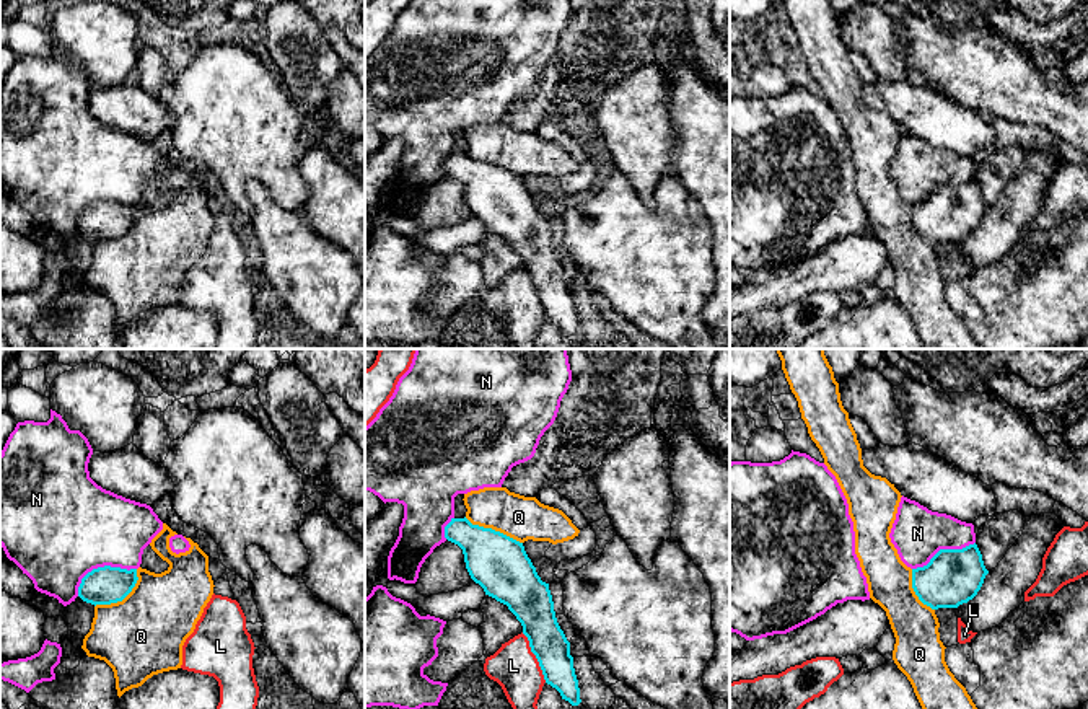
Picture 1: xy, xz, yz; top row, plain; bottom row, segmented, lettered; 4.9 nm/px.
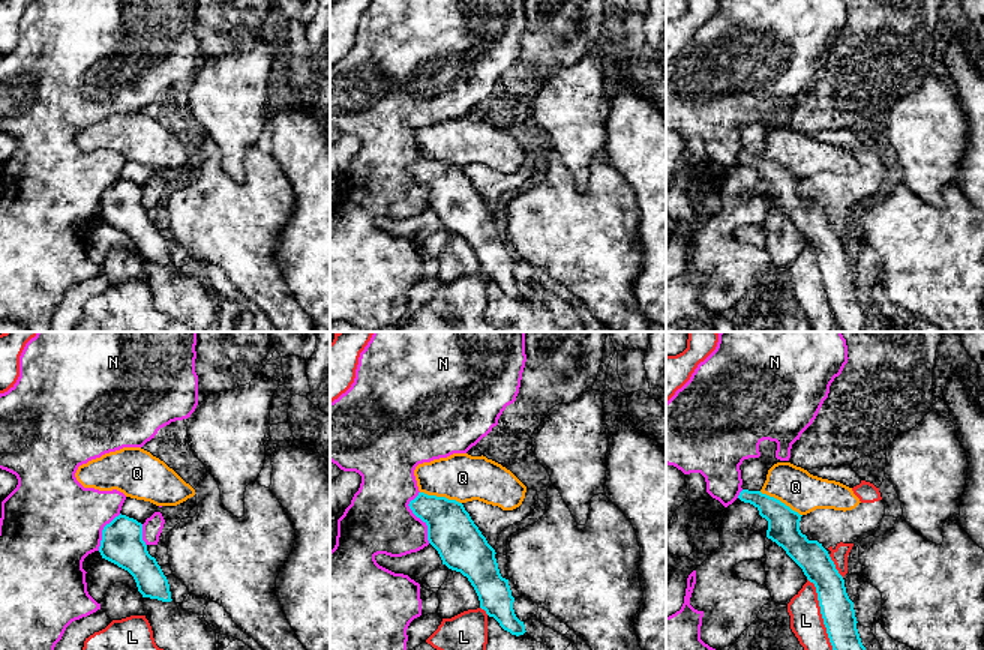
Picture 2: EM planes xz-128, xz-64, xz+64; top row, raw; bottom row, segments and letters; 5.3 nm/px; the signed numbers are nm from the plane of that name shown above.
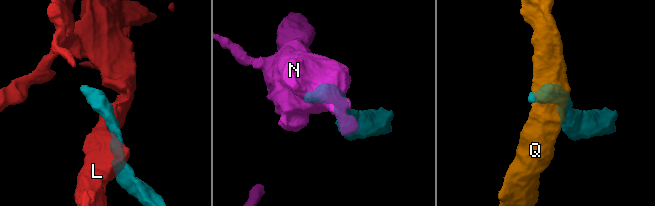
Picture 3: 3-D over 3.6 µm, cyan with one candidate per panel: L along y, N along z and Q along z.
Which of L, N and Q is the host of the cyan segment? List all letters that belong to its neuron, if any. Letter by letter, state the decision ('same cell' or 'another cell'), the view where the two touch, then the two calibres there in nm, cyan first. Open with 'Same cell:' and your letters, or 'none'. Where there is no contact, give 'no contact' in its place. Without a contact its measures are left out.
Same cell: none
L: another cell | xz | 200/220 nm
N: another cell | xy | 190/480 nm
Q: another cell | xy | 190/400 nm

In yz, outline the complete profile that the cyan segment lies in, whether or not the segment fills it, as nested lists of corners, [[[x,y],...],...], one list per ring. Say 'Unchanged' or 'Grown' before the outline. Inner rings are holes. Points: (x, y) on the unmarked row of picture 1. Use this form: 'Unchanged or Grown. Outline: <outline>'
Unchanged. Outline: [[[976,178],[940,184],[927,200],[912,204],[912,223],[932,244],[958,243],[977,230],[987,209]]]

